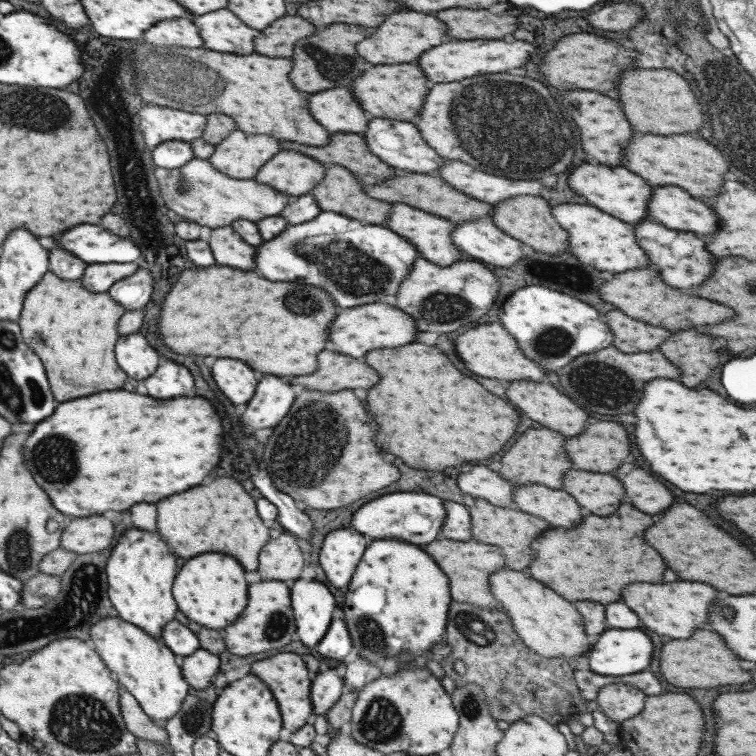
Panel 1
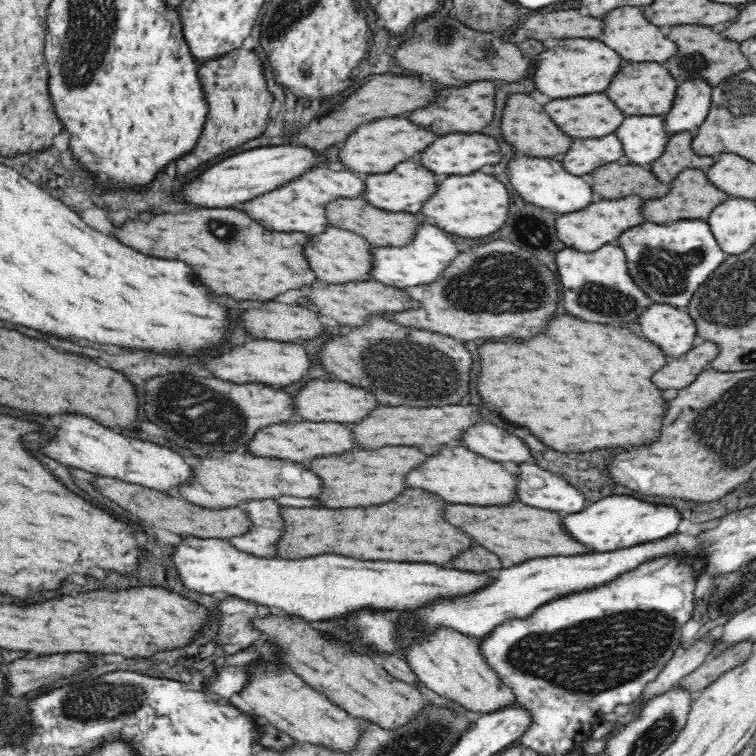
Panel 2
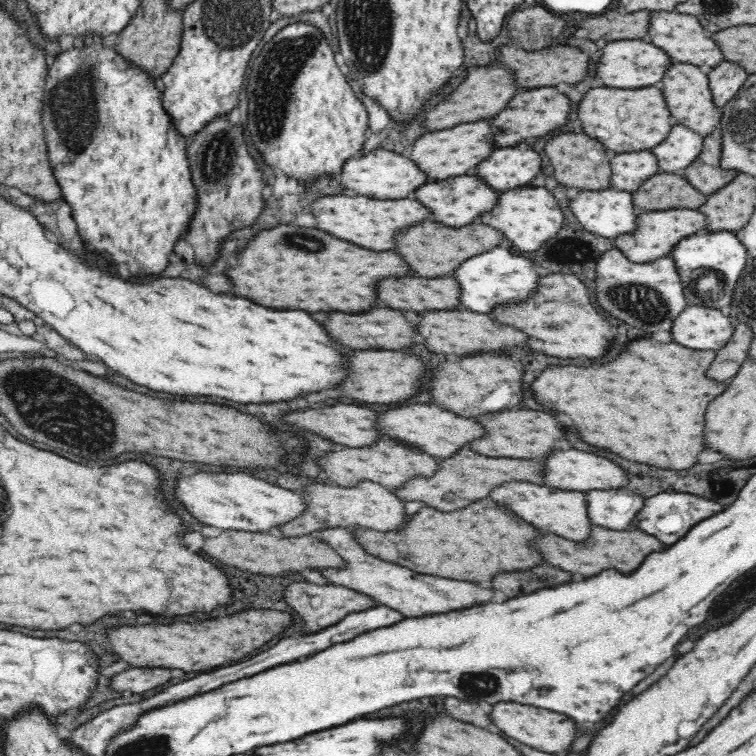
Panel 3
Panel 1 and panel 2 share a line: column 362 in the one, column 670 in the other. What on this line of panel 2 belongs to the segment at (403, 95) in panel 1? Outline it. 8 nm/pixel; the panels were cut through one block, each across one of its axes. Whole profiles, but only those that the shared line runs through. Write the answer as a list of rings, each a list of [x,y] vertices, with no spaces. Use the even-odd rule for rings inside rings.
[[[656,62],[632,64],[632,66],[622,68],[616,74],[616,80],[612,80],[606,94],[610,96],[610,100],[614,100],[614,104],[624,114],[630,114],[630,116],[665,116],[674,104],[679,85],[680,81],[672,78],[670,71],[666,70],[662,64],[656,64]]]

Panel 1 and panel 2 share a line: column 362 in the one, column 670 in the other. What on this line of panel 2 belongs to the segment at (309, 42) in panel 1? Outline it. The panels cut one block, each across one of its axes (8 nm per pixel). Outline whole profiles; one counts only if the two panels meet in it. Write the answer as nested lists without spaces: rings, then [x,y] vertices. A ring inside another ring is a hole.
[[[676,26],[676,28],[670,28],[668,38],[674,40],[680,50],[674,58],[665,62],[664,66],[680,82],[690,78],[703,78],[708,81],[710,86],[715,87],[724,79],[751,68],[749,60],[740,50],[740,44],[734,42],[734,40],[728,40],[726,36],[718,34],[712,28],[706,28],[706,26]]]

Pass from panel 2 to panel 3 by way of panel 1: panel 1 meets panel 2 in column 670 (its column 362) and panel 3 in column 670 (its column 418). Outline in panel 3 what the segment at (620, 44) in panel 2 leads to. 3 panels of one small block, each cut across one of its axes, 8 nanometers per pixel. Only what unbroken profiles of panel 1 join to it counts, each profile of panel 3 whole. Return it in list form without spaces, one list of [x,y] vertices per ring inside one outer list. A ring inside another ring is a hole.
[[[652,12],[650,18],[650,42],[664,48],[670,52],[674,60],[696,64],[696,66],[708,66],[714,68],[724,60],[724,54],[720,52],[720,46],[712,38],[708,38],[696,16],[686,16],[686,14],[676,14],[676,12]]]

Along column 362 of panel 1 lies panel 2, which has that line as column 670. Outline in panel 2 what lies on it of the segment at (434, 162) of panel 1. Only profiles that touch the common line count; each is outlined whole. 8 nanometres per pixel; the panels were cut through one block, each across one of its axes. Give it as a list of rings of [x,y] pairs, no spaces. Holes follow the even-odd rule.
[[[630,116],[615,134],[623,144],[624,162],[649,167],[663,155],[672,133],[665,129],[665,117]]]

